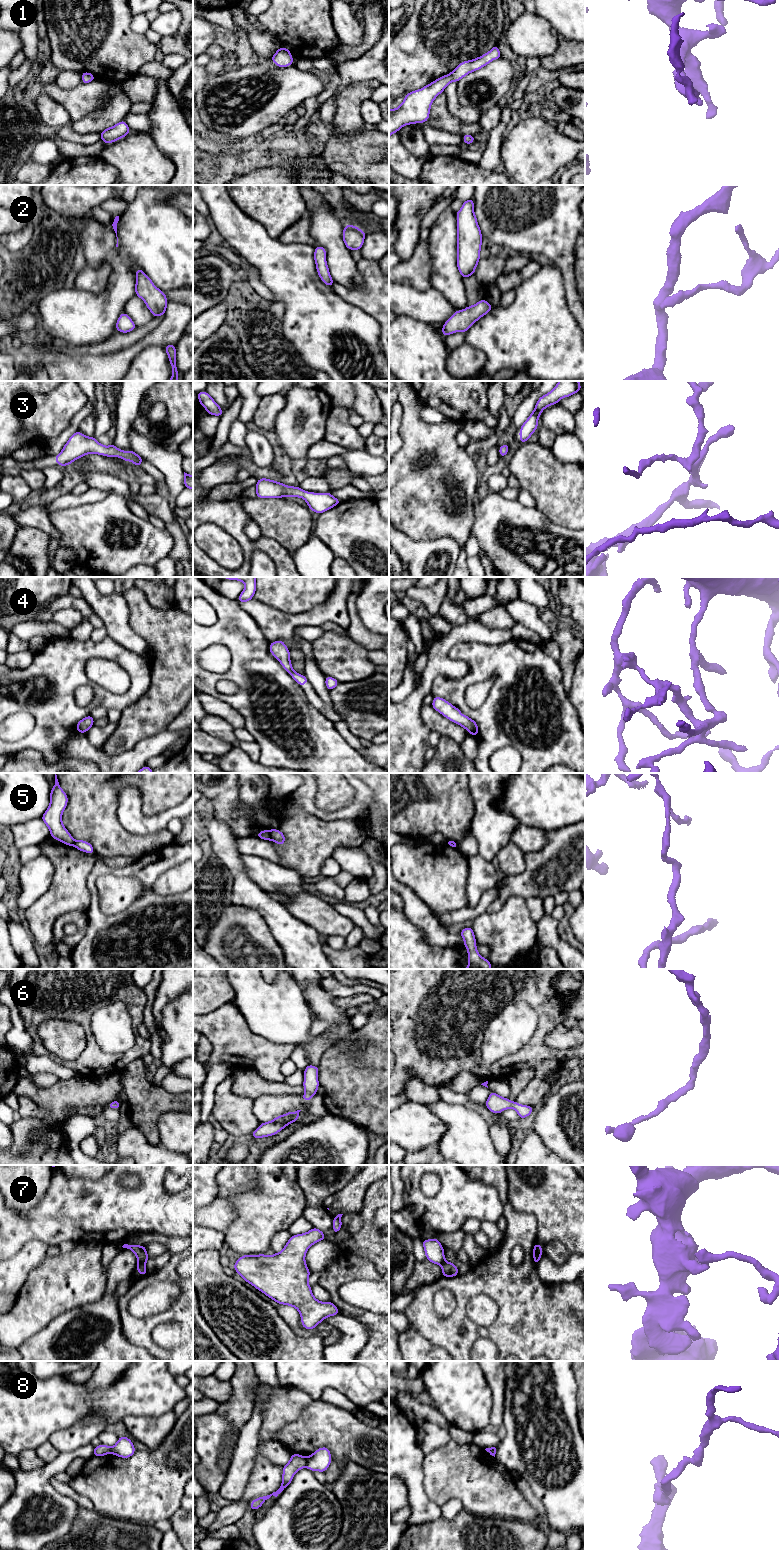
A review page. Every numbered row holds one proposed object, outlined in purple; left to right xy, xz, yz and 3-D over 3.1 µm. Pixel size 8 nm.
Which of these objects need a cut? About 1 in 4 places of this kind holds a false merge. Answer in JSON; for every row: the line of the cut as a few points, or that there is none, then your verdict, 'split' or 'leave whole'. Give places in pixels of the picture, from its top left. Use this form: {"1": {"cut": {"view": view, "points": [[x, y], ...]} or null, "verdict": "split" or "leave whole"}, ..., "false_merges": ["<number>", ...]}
{"1": {"cut": null, "verdict": "leave whole"}, "2": {"cut": null, "verdict": "leave whole"}, "3": {"cut": null, "verdict": "leave whole"}, "4": {"cut": null, "verdict": "leave whole"}, "5": {"cut": {"view": "xz", "points": [[269, 830], [271, 839]]}, "verdict": "split"}, "6": {"cut": null, "verdict": "leave whole"}, "7": {"cut": {"view": "xy", "points": [[138, 1262], [144, 1264]]}, "verdict": "split"}, "8": {"cut": {"view": "xz", "points": [[307, 1458], [305, 1466]]}, "verdict": "split"}, "false_merges": ["5", "7", "8"]}

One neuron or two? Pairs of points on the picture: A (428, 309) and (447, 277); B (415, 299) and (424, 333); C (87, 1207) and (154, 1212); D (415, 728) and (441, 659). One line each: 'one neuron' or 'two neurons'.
A: two neurons
B: two neurons
C: one neuron
D: one neuron

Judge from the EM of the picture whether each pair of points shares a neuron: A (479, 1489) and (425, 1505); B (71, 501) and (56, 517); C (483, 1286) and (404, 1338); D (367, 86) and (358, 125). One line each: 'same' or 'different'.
A: different
B: different
C: different
D: same

